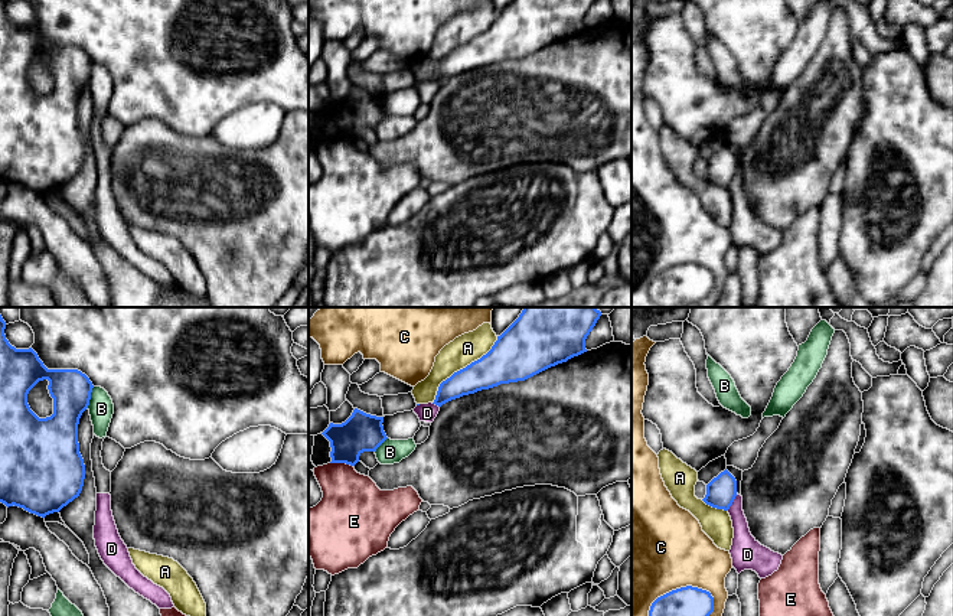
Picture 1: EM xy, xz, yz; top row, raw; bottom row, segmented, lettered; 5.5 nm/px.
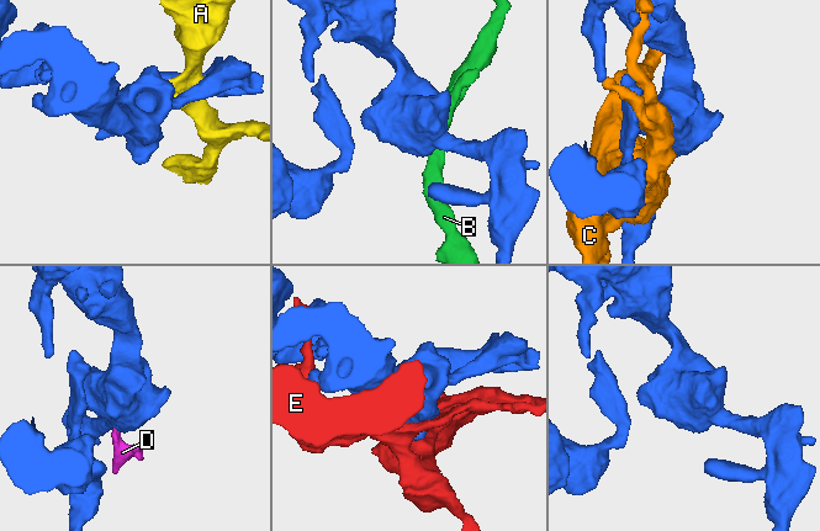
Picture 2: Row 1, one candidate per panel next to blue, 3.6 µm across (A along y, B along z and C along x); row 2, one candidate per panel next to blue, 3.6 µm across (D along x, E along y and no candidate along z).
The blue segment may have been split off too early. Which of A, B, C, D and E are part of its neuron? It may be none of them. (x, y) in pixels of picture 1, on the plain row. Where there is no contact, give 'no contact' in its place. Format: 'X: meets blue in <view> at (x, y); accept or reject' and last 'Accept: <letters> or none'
A: meets blue in xz at (463, 45); reject
B: meets blue in xy at (90, 74); reject
C: meets blue in yz at (676, 266); reject
D: meets blue in yz at (733, 178); reject
E: meets blue in xz at (342, 139); reject
Accept: none

